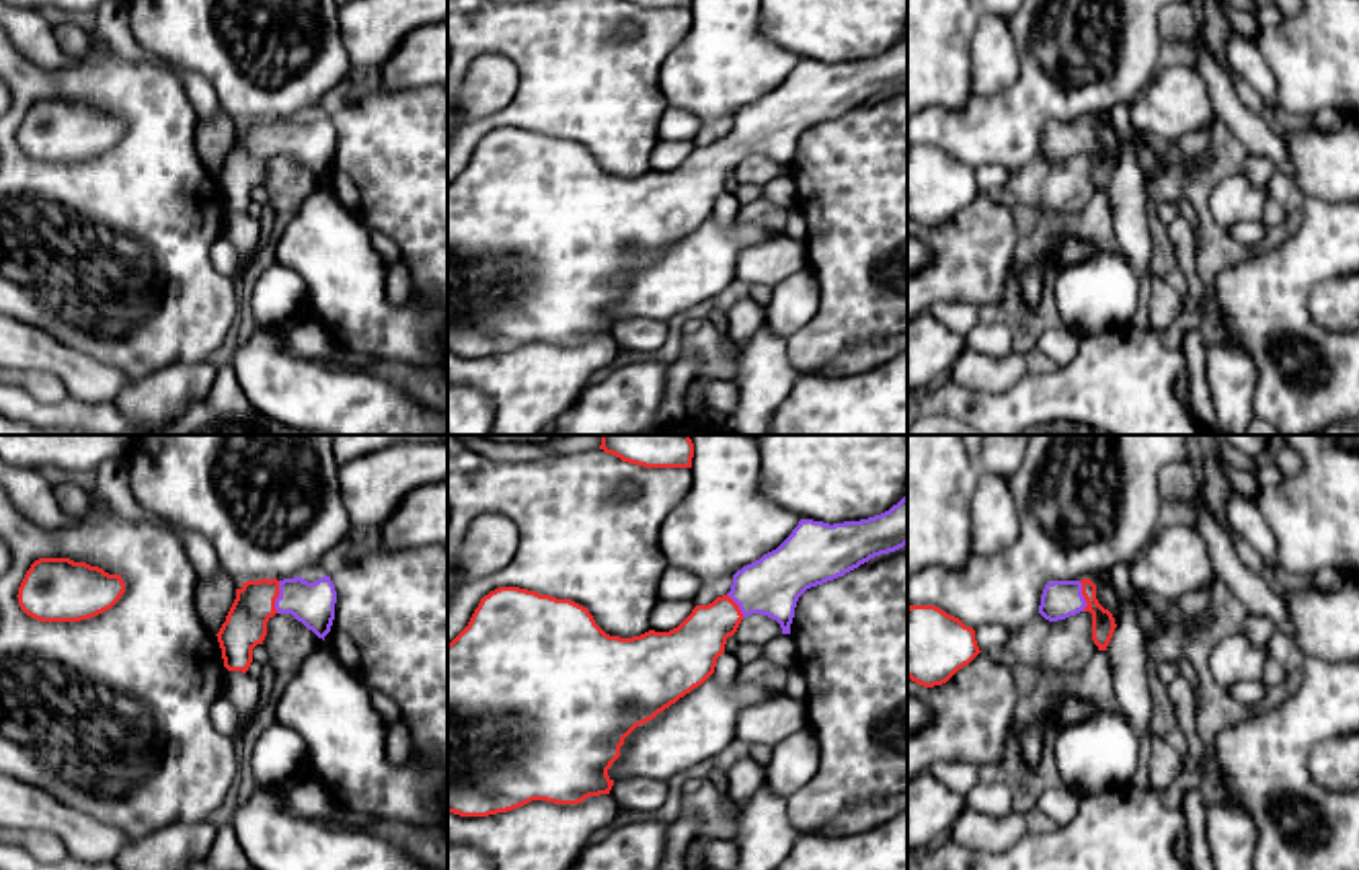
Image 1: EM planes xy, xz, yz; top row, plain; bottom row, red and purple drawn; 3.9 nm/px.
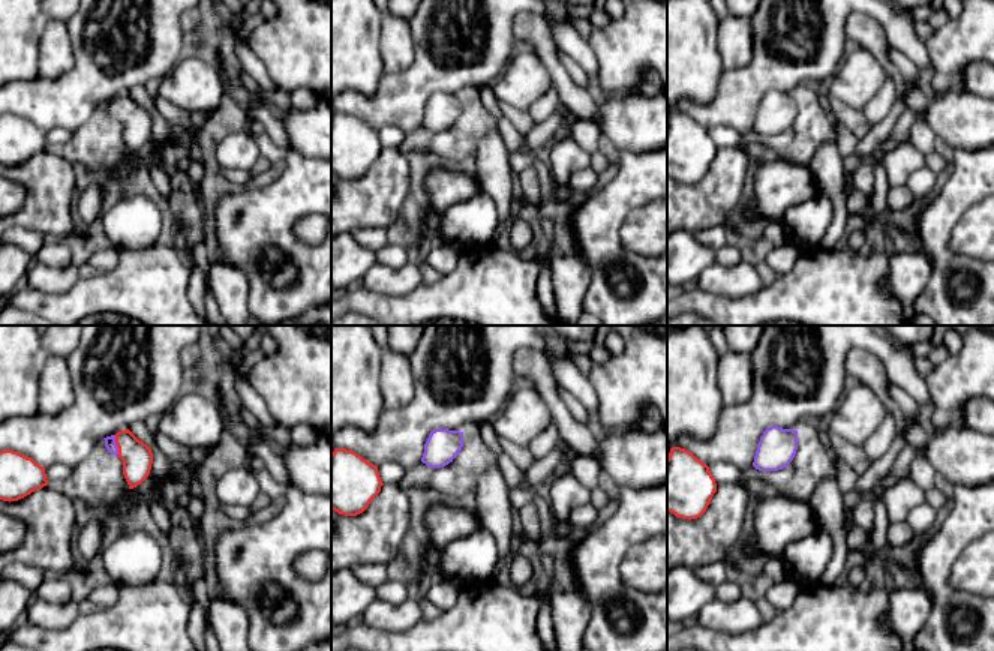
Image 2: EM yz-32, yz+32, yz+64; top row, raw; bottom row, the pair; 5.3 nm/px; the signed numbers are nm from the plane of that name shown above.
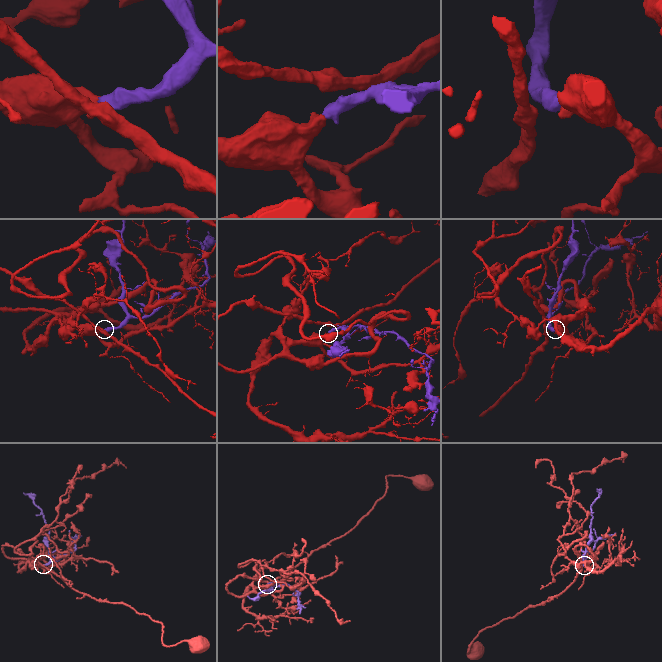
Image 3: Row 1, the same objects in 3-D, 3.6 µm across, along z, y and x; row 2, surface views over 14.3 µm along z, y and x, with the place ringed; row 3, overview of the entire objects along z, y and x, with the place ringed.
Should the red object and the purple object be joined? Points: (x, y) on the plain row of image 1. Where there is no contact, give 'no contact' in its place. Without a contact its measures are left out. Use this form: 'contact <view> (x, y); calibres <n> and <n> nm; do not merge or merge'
contact xy (276, 138); calibres 170 and 170 nm; merge

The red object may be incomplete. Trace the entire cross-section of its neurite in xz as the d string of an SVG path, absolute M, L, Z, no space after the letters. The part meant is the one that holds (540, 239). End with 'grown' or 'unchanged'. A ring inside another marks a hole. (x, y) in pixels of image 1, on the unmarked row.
M907 37L889 51L844 64L801 60L792 74L760 101L733 115L731 131L692 154L669 172L649 170L620 179L606 174L587 148L519 127L499 127L484 135L468 166L448 185L448 353L489 357L519 349L532 341L579 345L589 337L610 334L608 316L620 298L624 279L640 265L702 226L725 193L745 156L762 154L790 174L799 137L817 125L844 117L875 96L907 84Z | grown

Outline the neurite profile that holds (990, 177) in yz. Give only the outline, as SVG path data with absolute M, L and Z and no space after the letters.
M996 164L975 168L977 187L985 193L998 193L1008 183L1010 174L1012 172L1008 172L1004 166Z

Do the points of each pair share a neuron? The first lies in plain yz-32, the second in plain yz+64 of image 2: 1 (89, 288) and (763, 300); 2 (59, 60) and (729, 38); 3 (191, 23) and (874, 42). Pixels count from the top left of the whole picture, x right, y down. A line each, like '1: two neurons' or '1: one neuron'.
1: one neuron
2: one neuron
3: one neuron

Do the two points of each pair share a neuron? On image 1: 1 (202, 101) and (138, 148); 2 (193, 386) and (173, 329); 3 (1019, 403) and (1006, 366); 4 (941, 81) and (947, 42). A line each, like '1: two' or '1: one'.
1: two
2: two
3: two
4: one

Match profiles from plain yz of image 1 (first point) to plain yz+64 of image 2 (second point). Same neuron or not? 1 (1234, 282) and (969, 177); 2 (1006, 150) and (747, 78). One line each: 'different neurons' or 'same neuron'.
1: same neuron
2: same neuron

